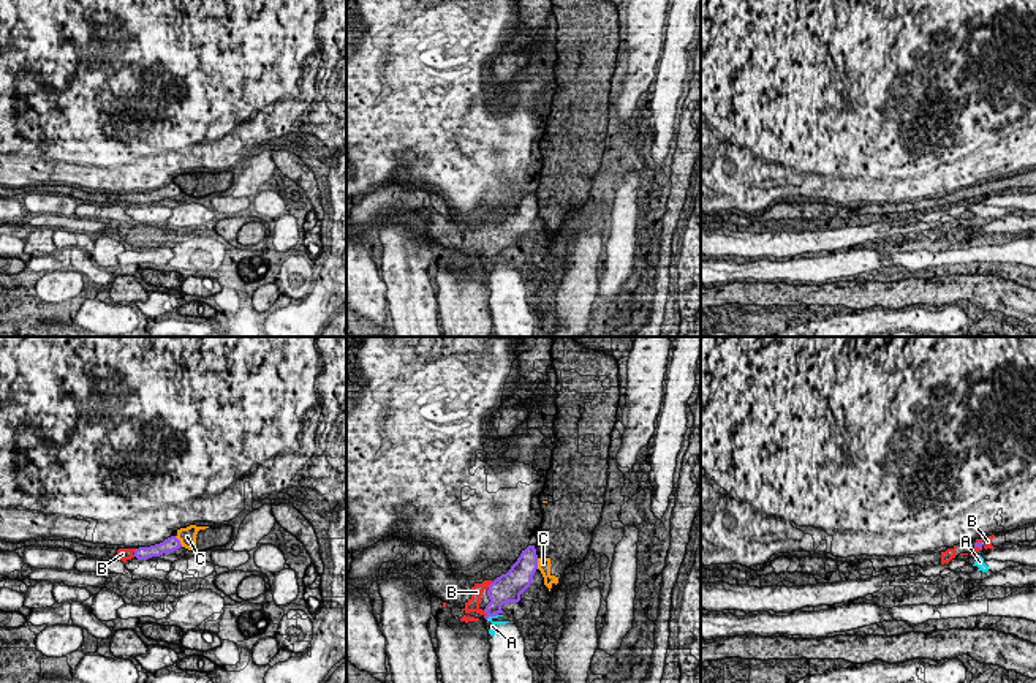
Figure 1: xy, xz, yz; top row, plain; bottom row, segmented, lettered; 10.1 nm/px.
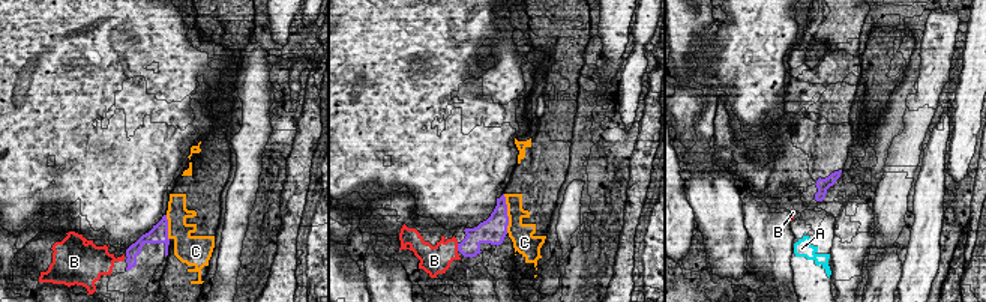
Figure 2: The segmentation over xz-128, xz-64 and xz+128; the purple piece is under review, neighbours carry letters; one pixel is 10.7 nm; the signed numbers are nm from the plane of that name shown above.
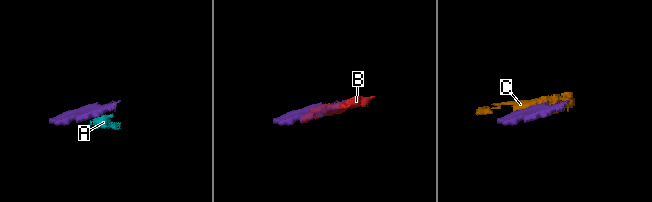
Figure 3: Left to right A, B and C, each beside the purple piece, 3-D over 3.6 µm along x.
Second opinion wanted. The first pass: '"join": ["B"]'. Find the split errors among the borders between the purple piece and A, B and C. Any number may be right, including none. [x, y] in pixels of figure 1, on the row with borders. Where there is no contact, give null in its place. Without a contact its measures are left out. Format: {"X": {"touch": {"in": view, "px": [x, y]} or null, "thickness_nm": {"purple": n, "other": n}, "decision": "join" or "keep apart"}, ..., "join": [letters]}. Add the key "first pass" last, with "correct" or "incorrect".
{"A": {"touch": {"in": "xz", "px": [491, 615]}, "thickness_nm": {"purple": 240, "other": 60}, "decision": "keep apart"}, "B": {"touch": {"in": "xz", "px": [486, 612]}, "thickness_nm": {"purple": 240, "other": 130}, "decision": "join"}, "C": {"touch": {"in": "xy", "px": [179, 541]}, "thickness_nm": {"purple": 140, "other": 190}, "decision": "keep apart"}, "join": ["B"], "first pass": "correct"}

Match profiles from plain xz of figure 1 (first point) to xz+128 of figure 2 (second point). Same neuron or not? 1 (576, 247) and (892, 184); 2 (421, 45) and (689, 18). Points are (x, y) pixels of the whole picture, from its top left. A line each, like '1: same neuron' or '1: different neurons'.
1: same neuron
2: different neurons

